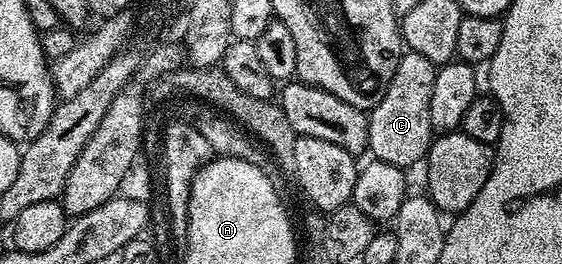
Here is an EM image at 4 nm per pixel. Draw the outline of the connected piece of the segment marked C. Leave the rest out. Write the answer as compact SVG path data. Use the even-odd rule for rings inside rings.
M403 52L396 71L380 99L380 103L369 110L368 153L373 160L411 167L423 160L436 136L432 127L432 87L436 87L438 69L424 55Z

